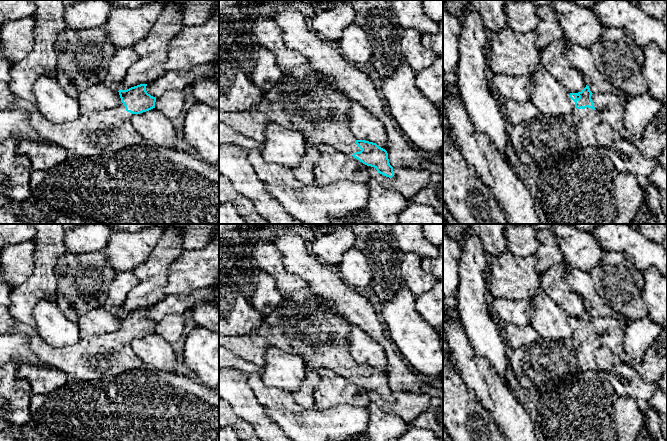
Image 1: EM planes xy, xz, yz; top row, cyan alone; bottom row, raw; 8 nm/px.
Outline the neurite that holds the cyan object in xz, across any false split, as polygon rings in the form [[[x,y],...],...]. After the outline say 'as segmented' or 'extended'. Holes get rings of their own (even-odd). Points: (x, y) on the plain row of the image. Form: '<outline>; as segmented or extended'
[[[298,290],[291,294],[284,294],[280,307],[264,316],[261,325],[252,335],[219,336],[219,346],[257,366],[265,365],[263,353],[268,347],[277,347],[286,353],[300,356],[307,370],[330,368],[338,375],[352,379],[363,388],[374,391],[378,397],[389,402],[394,400],[387,375],[376,367],[358,364],[350,354],[347,342],[340,336],[331,336],[328,333],[326,329],[326,304],[317,305],[315,293],[312,290]],[[334,340],[337,344],[343,345],[339,356],[335,356],[333,352],[327,354]]]; extended

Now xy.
[[[140,308],[127,314],[119,314],[120,326],[116,331],[81,338],[76,344],[62,348],[47,345],[34,327],[25,325],[17,319],[13,319],[13,333],[29,335],[30,348],[40,360],[62,370],[68,378],[85,380],[86,374],[92,370],[113,369],[115,373],[119,373],[142,367],[144,362],[133,352],[131,341],[155,332],[156,321],[147,317],[146,310],[147,308]]]; extended

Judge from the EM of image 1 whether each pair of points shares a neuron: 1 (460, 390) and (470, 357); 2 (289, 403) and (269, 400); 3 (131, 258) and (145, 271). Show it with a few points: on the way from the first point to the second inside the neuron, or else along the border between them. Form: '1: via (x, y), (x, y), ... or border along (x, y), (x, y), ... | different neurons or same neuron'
1: border along (453, 361), (467, 388), (476, 399) | different neurons
2: via (284, 400), (274, 400) | same neuron
3: border along (154, 247), (149, 256), (131, 270) | different neurons

